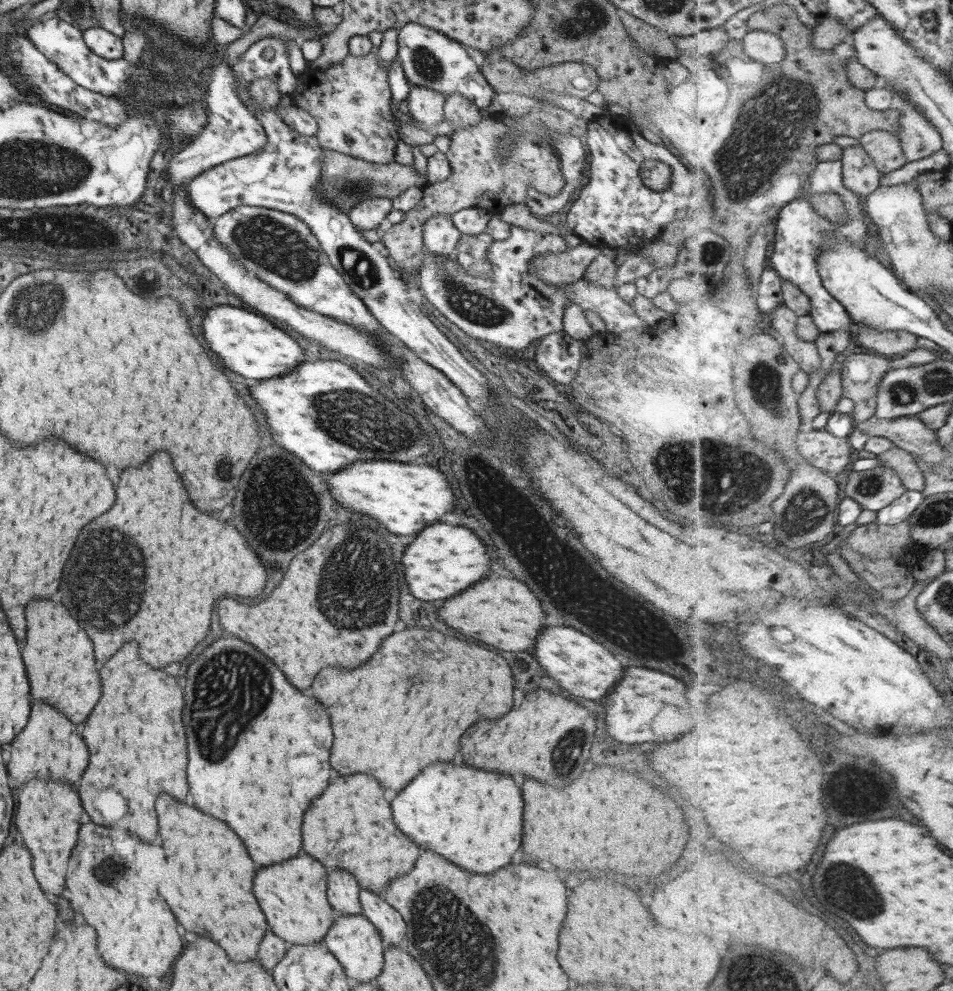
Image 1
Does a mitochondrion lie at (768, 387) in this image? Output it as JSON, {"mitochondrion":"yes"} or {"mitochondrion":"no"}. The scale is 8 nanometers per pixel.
{"mitochondrion":"yes"}

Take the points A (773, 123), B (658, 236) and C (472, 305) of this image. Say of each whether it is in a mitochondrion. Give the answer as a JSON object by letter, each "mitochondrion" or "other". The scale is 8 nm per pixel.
{"A":"mitochondrion","B":"other","C":"mitochondrion"}

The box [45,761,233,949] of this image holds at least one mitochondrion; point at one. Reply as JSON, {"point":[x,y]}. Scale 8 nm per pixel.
{"point":[113,869]}

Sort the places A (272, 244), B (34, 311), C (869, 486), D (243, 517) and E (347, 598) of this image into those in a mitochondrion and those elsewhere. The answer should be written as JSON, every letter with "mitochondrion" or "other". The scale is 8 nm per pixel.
{"A":"mitochondrion","B":"mitochondrion","C":"mitochondrion","D":"mitochondrion","E":"mitochondrion"}

